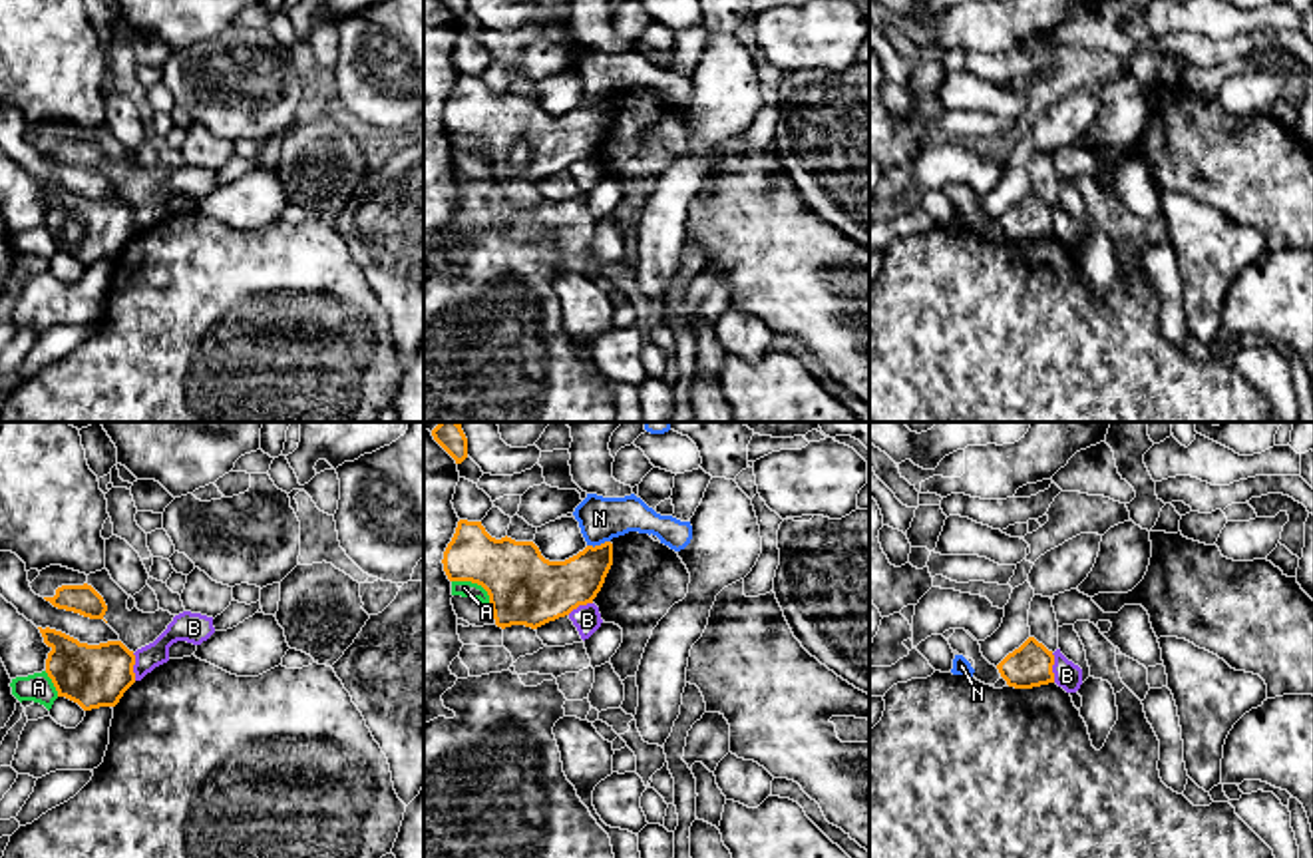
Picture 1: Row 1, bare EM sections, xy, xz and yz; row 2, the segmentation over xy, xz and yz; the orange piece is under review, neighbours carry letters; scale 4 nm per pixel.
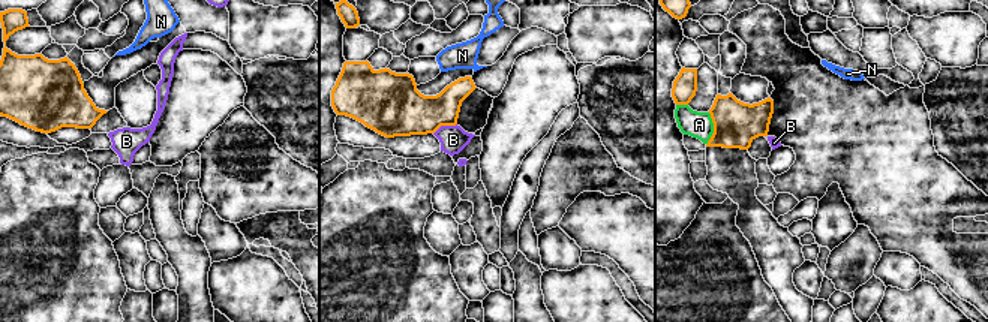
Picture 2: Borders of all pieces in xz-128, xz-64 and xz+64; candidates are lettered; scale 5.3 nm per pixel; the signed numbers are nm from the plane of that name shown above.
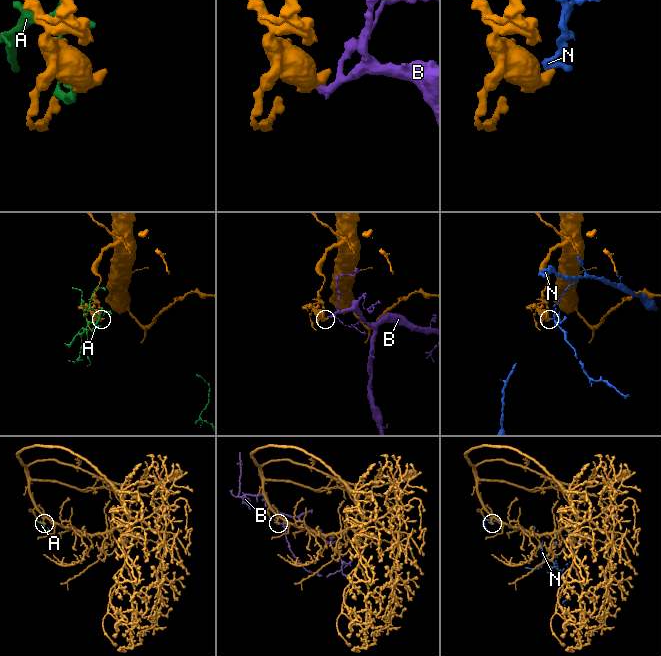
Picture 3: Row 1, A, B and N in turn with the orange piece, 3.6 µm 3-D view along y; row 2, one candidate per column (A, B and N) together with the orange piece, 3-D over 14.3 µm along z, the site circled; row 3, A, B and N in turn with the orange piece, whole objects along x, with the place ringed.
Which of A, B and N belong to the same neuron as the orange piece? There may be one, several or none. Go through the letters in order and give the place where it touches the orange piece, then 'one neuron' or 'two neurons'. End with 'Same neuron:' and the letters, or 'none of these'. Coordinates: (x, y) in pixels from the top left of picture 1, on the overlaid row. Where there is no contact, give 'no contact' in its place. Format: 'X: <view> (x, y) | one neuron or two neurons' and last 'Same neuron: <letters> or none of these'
A: xz (476, 582) | two neurons
B: yz (1051, 667) | two neurons
N: xz (597, 546) | two neurons
Same neuron: none of these

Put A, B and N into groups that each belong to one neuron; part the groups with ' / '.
A / B / N

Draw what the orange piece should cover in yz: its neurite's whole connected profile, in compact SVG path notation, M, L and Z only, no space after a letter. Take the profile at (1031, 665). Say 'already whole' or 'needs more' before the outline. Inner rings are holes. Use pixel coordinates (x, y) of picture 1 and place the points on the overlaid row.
already whole; M1029 637L1019 649L1009 653L999 665L1001 677L1009 687L1032 689L1054 683L1054 655L1034 637Z

